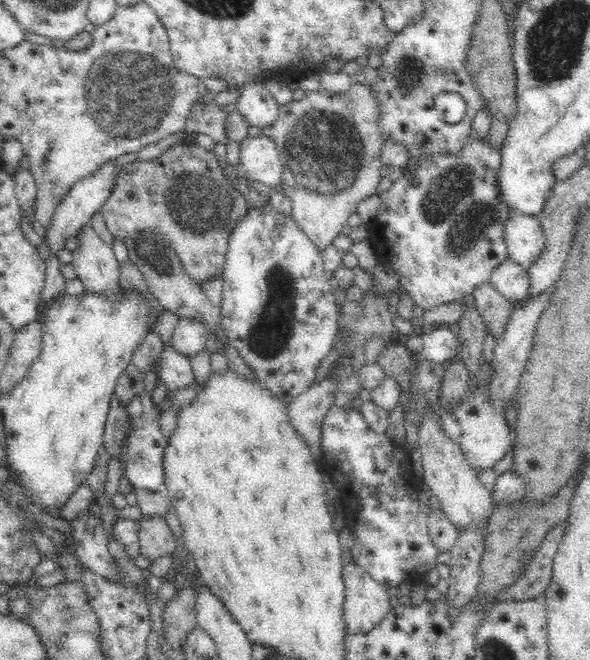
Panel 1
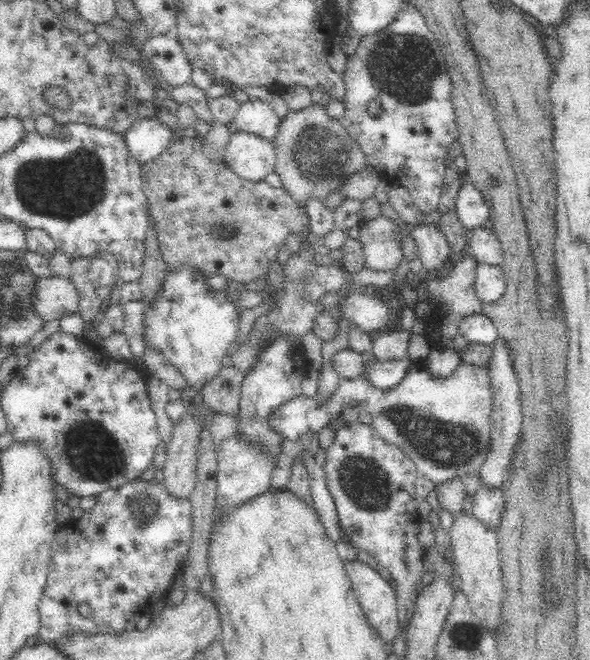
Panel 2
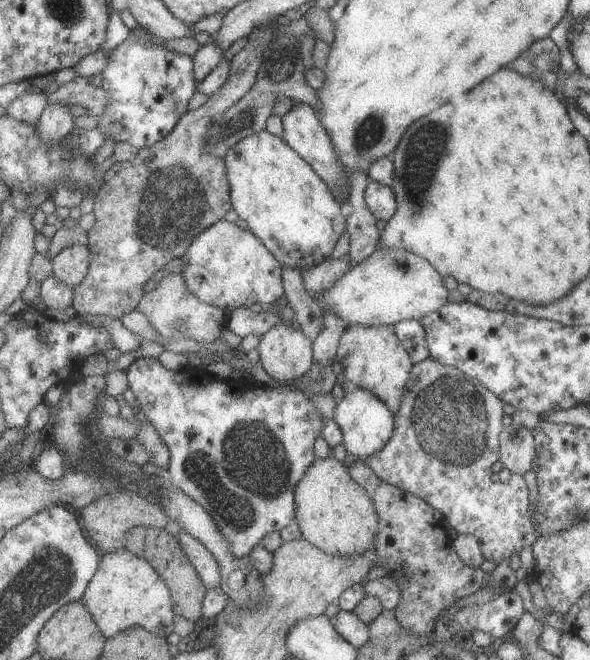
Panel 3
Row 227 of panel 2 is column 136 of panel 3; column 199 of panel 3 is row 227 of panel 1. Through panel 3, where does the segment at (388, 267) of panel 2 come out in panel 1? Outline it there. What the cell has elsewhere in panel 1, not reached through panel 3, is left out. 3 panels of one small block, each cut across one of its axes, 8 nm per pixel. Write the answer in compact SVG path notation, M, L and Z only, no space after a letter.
M474 135L474 139L470 139L470 142L466 144L458 154L441 154L435 157L419 158L419 162L410 166L410 173L414 175L416 182L410 183L406 177L401 177L392 182L390 188L388 188L384 194L380 194L379 197L382 201L382 206L372 224L372 232L369 238L374 244L378 262L382 263L382 265L390 265L390 267L392 267L392 271L394 271L396 277L398 277L399 289L412 297L416 306L426 310L426 308L436 306L436 304L460 301L460 298L462 298L464 294L472 293L474 286L478 286L480 282L490 281L492 270L494 270L497 264L500 264L504 258L507 258L502 232L504 232L504 222L506 222L508 216L510 216L510 210L498 199L496 174L499 169L500 151L488 145L487 137L479 138L477 135Z

